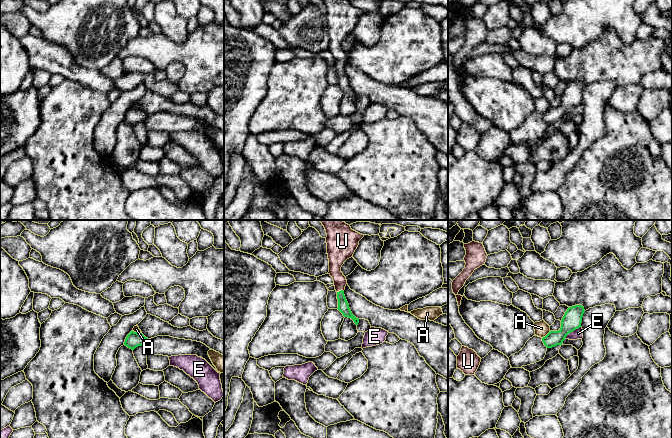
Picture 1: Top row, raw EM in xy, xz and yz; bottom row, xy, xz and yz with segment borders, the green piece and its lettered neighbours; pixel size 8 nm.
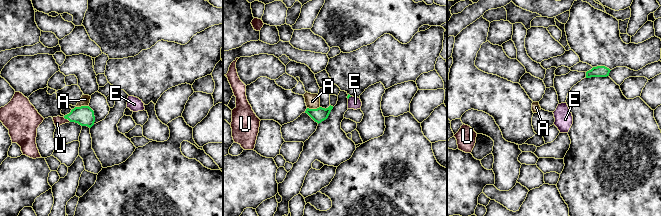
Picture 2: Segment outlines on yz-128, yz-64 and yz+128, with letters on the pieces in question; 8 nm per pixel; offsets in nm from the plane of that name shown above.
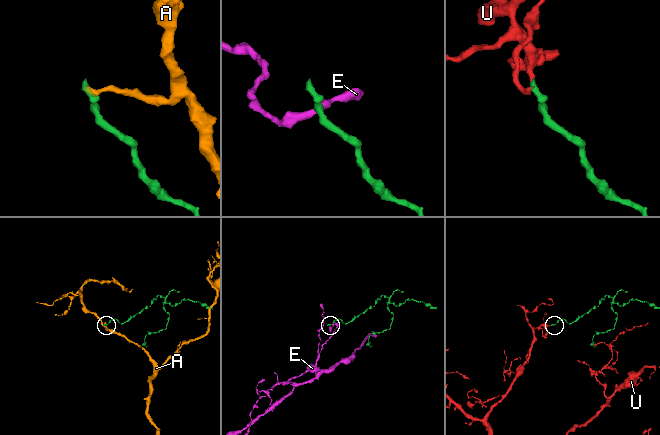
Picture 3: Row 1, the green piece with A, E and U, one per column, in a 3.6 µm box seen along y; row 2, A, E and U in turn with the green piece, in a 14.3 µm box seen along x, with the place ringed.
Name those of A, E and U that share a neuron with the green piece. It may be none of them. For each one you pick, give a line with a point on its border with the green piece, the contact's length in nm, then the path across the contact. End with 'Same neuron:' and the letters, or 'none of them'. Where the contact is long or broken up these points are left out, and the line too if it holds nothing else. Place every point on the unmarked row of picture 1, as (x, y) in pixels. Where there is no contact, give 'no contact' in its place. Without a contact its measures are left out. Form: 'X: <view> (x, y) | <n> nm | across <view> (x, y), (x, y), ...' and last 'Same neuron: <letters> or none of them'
U: xz (341, 66) | 60 nm | across xz (343, 82), (341, 66), (336, 36)
Same neuron: U

